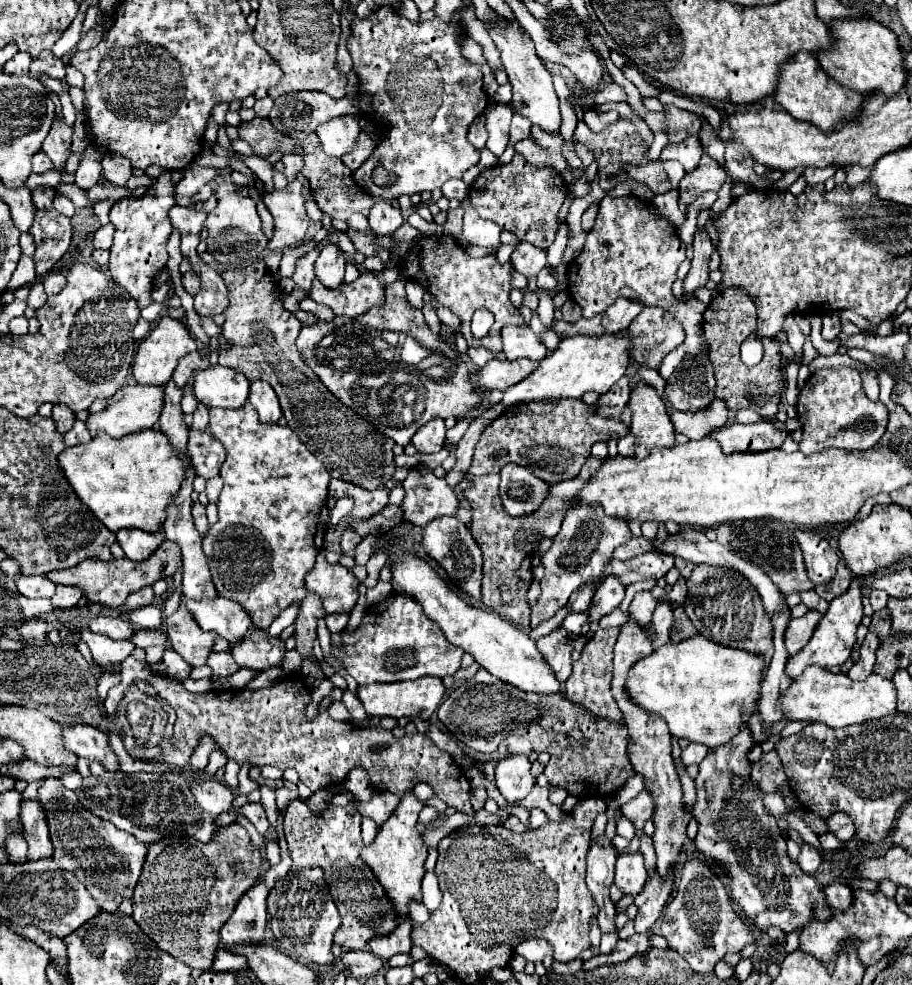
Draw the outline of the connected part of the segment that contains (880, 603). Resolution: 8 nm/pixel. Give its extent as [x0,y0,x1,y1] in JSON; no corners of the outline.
[870,591,888,611]

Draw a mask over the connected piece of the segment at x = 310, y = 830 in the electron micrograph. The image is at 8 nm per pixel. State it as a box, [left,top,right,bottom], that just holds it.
[284,799,400,951]

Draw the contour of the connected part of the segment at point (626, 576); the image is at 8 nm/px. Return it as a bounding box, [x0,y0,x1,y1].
[604,551,674,585]

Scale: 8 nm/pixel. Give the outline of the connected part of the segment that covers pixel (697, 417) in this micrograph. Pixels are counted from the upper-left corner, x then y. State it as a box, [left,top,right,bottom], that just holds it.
[666,399,730,439]

